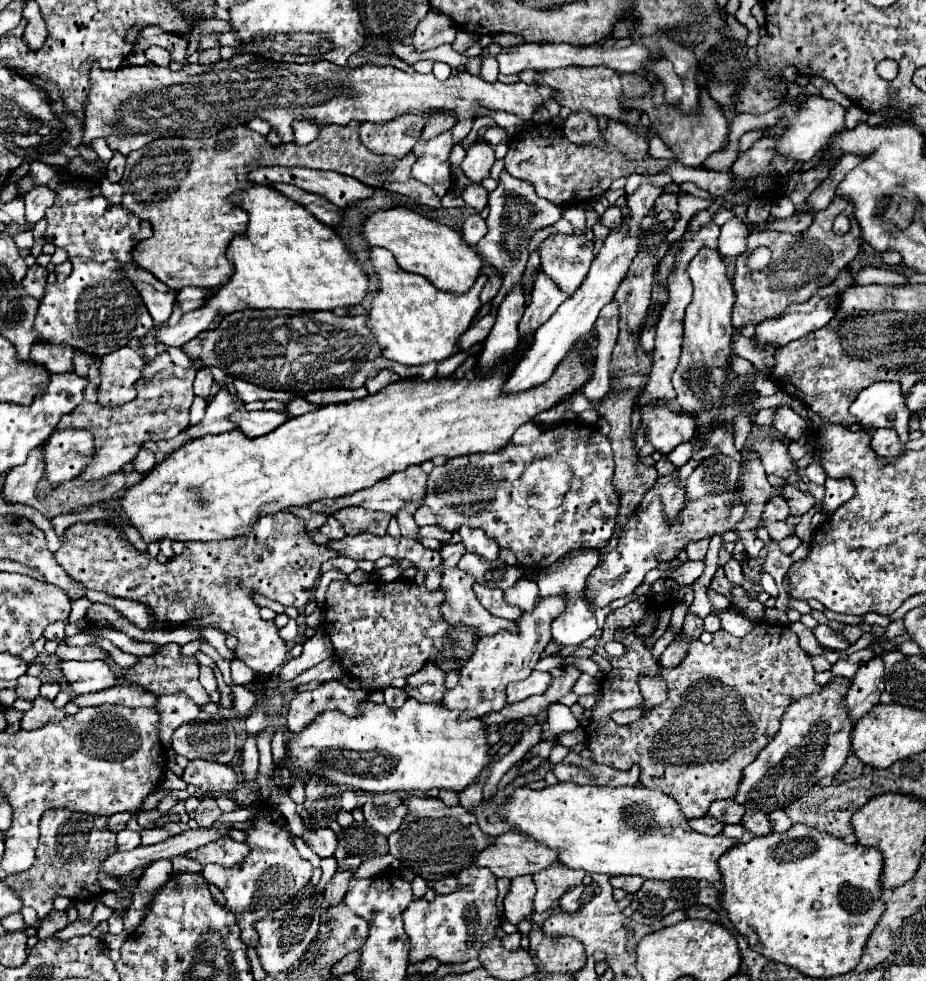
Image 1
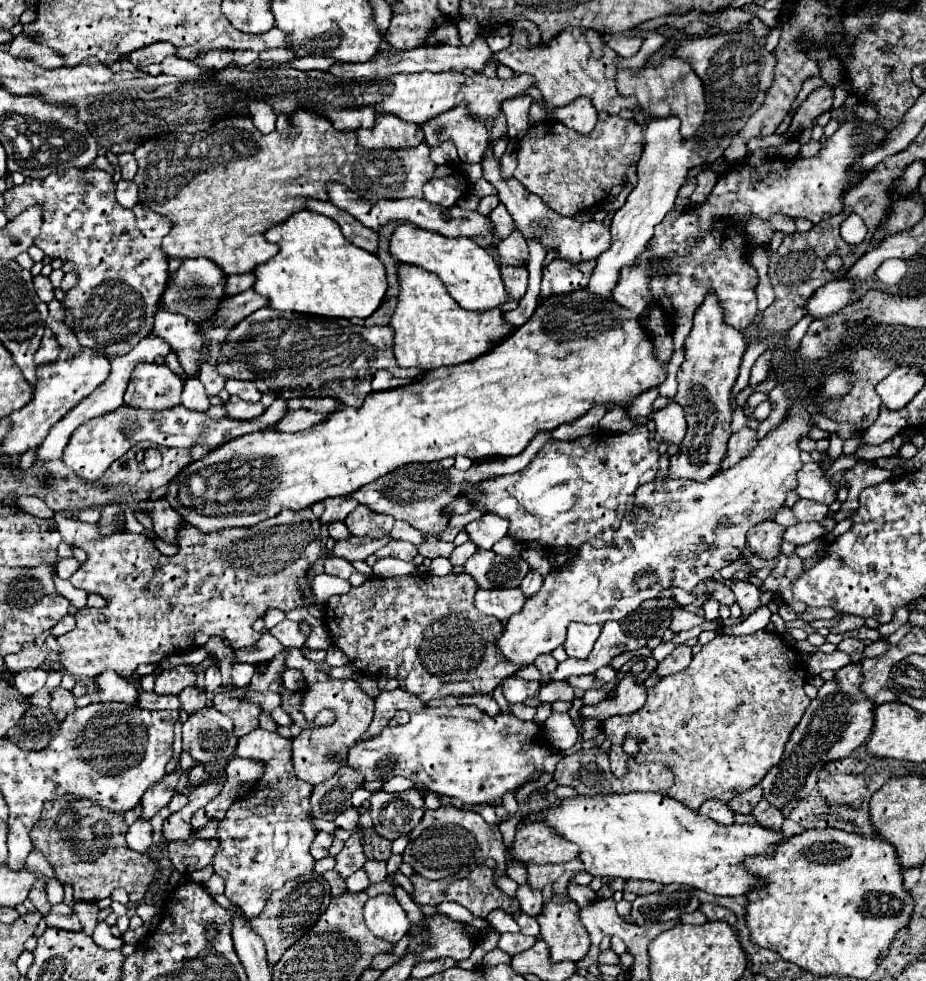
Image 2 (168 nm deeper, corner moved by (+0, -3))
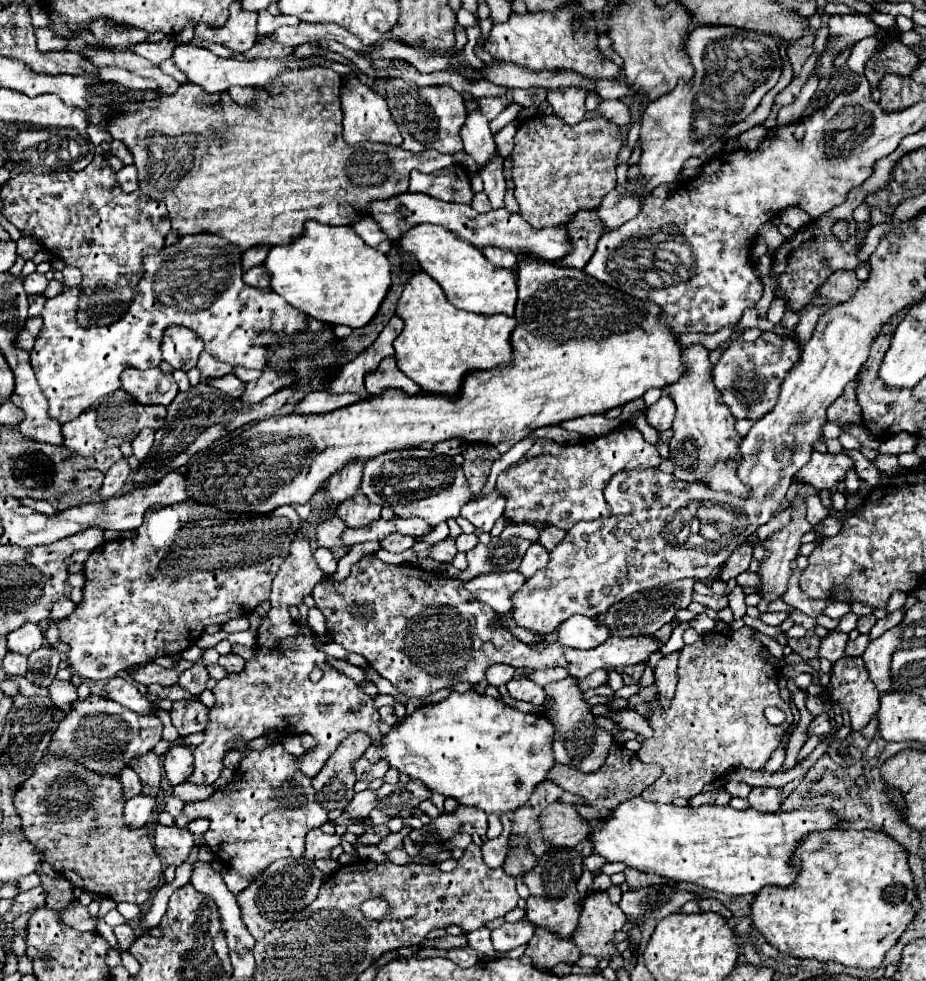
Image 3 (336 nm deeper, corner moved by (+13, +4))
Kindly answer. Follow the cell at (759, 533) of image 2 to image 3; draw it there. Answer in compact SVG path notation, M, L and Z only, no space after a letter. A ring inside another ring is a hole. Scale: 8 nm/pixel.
M742 543L730 557L728 557L728 561L726 561L726 567L722 569L722 573L720 573L720 581L724 581L724 583L728 583L730 579L734 579L734 577L738 577L740 573L744 573L746 569L748 569L748 565L750 565L750 561L752 561L752 545L750 543Z

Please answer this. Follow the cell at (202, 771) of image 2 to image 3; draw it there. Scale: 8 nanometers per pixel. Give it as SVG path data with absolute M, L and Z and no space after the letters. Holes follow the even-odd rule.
M176 743L172 745L164 755L164 769L170 785L180 785L190 777L190 771L194 769L194 757L188 745Z

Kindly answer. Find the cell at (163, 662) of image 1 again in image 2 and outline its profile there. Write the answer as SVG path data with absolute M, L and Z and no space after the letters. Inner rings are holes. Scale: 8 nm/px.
M183 664L183 666L175 666L171 670L161 672L155 680L154 692L157 694L179 694L183 688L195 686L197 676L199 676L197 668L201 668L201 666Z

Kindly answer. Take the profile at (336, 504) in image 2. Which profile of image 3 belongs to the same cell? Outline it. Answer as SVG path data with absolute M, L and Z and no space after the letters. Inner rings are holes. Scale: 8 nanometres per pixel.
M364 461L348 463L342 471L338 471L336 475L332 475L332 477L328 479L326 493L328 493L328 497L330 497L334 503L342 503L344 499L352 497L352 495L360 489L362 467L364 467Z

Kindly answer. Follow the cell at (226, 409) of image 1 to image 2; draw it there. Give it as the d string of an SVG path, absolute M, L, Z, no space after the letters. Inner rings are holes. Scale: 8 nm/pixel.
M231 396L223 406L227 410L227 418L231 418L231 420L253 420L253 418L261 416L265 410L265 406L241 400L237 396Z

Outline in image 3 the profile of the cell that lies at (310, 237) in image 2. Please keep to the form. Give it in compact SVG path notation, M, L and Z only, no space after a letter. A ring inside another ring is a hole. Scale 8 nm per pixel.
M308 221L304 227L304 235L298 241L290 245L272 247L264 265L272 273L272 281L270 281L272 289L280 297L284 297L292 307L304 311L306 315L318 321L324 321L330 325L348 325L352 329L364 327L376 317L392 285L390 261L384 253L374 251L370 245L366 245L364 239L356 235L352 227L332 227L332 225L322 225L318 221Z

